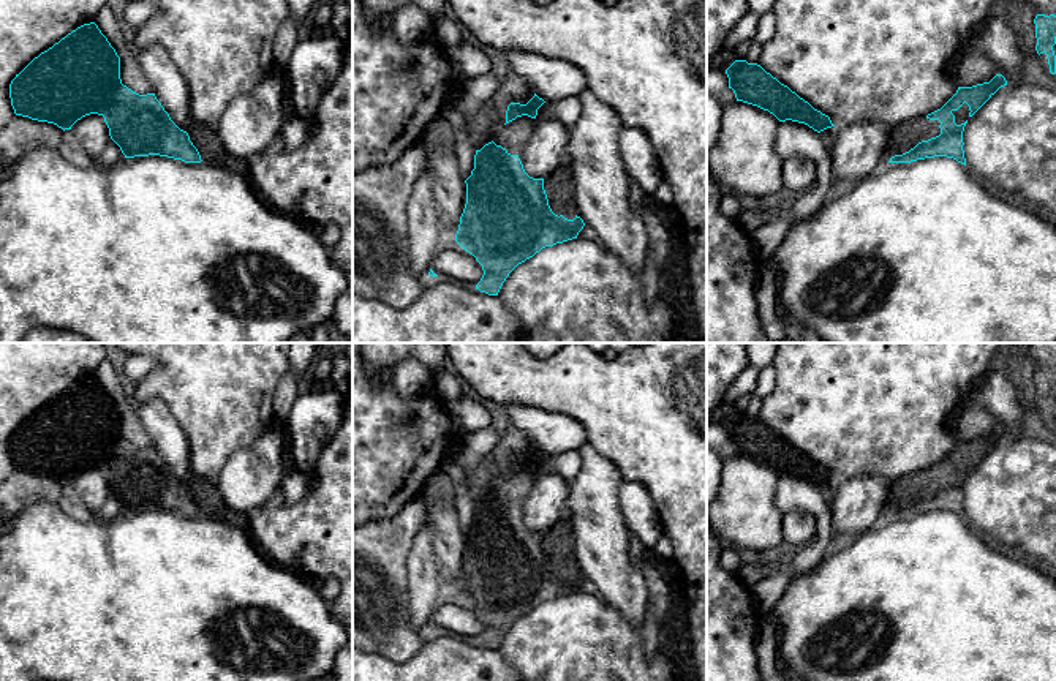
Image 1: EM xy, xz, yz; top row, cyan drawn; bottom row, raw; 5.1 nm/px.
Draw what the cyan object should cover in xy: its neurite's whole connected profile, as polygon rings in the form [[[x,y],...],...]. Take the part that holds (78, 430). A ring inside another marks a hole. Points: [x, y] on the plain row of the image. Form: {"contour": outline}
{"contour": [[[95,376],[84,378],[35,411],[9,438],[11,460],[16,469],[71,480],[85,469],[104,471],[111,493],[125,512],[160,509],[185,517],[209,517],[243,531],[250,529],[250,515],[232,510],[220,496],[217,485],[191,474],[190,483],[180,483],[164,465],[155,447],[139,449],[122,438],[120,411]]]}

